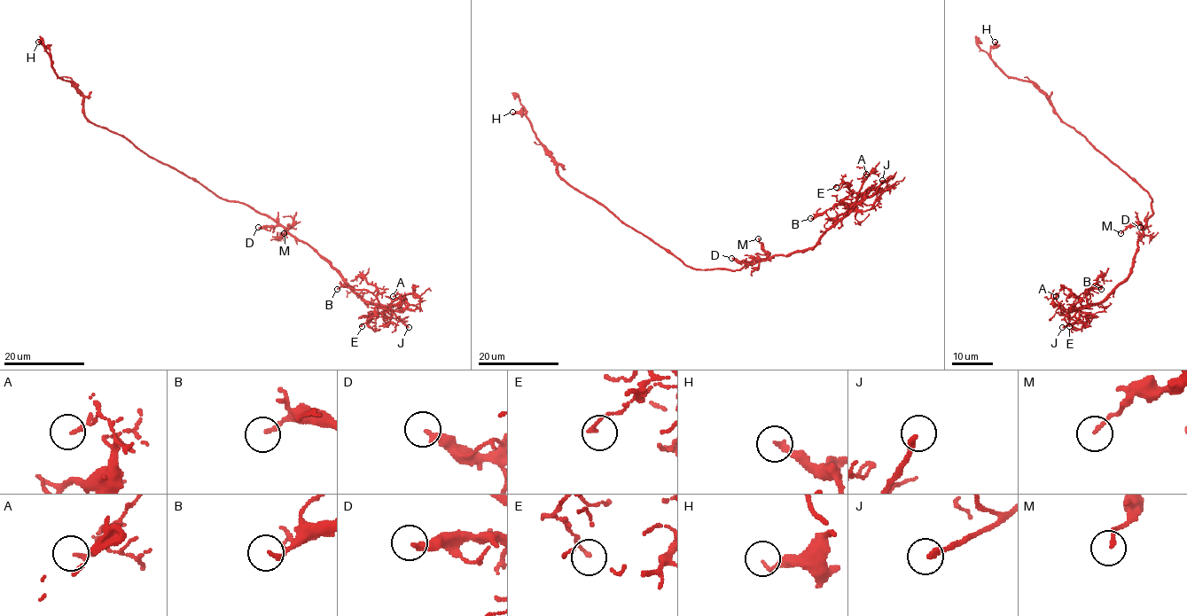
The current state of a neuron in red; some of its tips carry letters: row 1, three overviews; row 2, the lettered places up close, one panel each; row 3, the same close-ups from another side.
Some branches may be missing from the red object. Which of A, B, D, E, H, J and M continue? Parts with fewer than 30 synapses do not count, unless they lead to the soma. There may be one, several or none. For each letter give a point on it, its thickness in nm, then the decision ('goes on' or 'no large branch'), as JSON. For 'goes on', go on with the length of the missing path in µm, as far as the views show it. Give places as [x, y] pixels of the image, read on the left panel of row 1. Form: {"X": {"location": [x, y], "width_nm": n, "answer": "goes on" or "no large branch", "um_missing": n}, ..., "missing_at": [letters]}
{"A": {"location": [393, 296], "width_nm": 110, "answer": "no large branch"}, "B": {"location": [337, 289], "width_nm": 180, "answer": "no large branch"}, "D": {"location": [258, 227], "width_nm": 280, "answer": "no large branch"}, "E": {"location": [362, 326], "width_nm": 130, "answer": "no large branch"}, "H": {"location": [38, 42], "width_nm": 170, "answer": "no large branch"}, "J": {"location": [409, 327], "width_nm": 240, "answer": "goes on", "um_missing": 40}, "M": {"location": [284, 233], "width_nm": 150, "answer": "no large branch"}, "missing_at": ["J"]}

